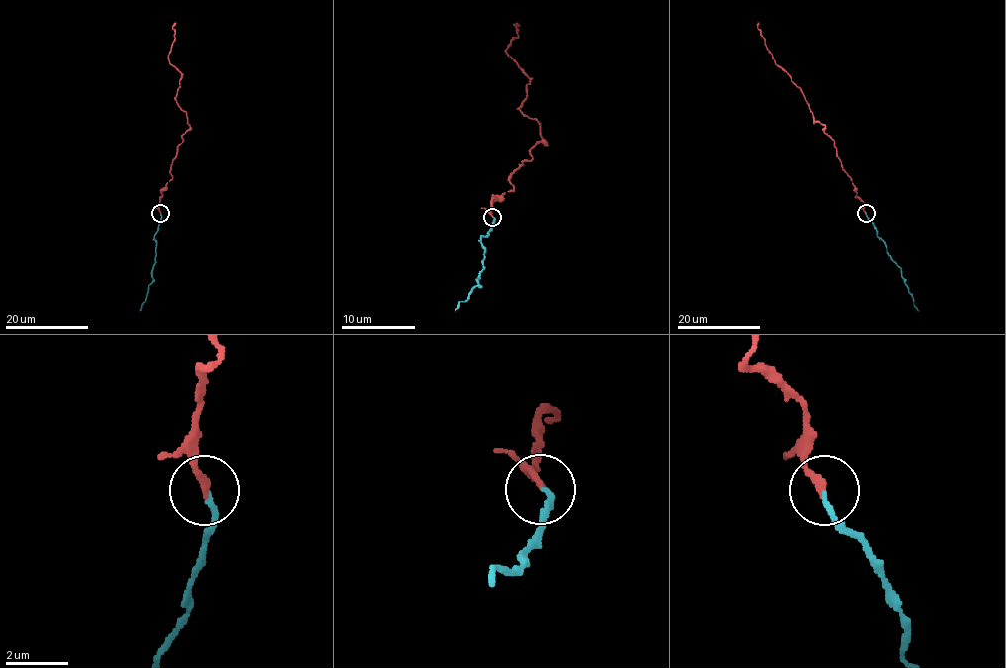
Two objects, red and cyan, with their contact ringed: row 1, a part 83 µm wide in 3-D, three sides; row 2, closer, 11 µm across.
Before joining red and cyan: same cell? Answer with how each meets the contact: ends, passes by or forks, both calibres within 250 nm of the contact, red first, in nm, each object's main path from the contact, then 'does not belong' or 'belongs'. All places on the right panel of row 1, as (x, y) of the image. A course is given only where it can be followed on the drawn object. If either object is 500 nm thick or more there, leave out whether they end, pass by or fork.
red ends there; cyan ends there; 240 nm thick on the red side, 140 nm on the other; red runs (866, 213), (825, 126), (813, 119), (803, 93), (774, 62), (759, 23); cyan runs (866, 213), (887, 253), (900, 269), (908, 292), (919, 310); belongs

